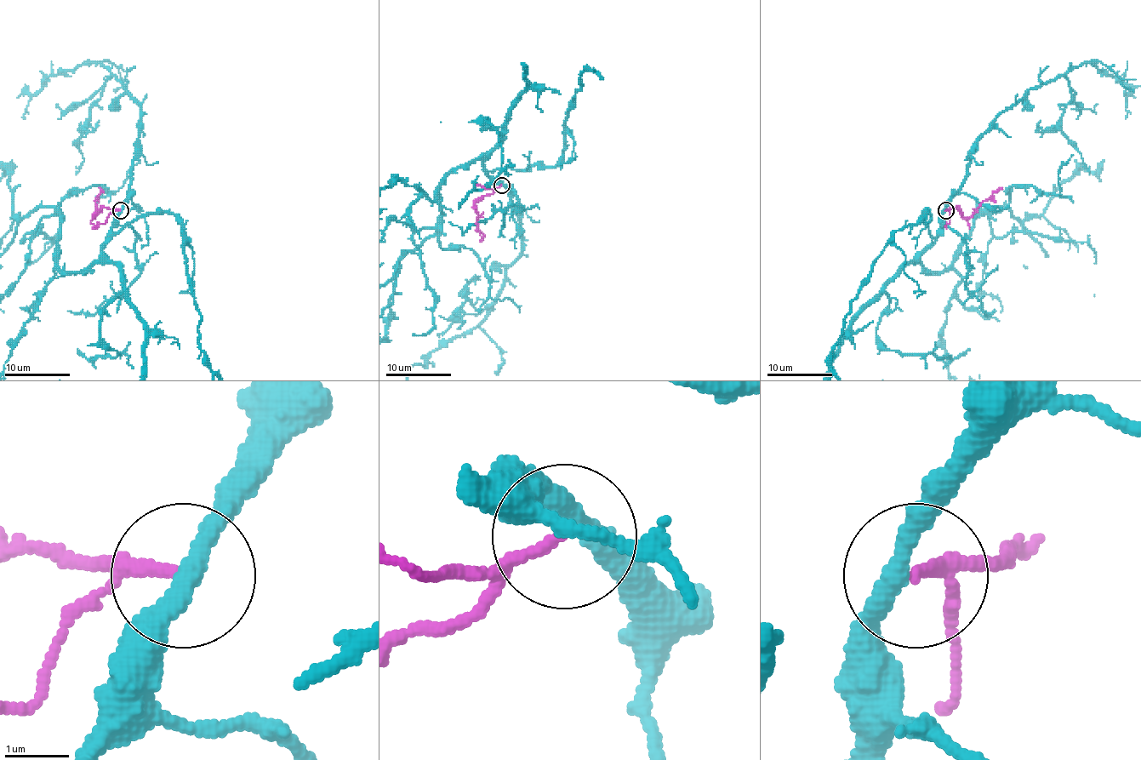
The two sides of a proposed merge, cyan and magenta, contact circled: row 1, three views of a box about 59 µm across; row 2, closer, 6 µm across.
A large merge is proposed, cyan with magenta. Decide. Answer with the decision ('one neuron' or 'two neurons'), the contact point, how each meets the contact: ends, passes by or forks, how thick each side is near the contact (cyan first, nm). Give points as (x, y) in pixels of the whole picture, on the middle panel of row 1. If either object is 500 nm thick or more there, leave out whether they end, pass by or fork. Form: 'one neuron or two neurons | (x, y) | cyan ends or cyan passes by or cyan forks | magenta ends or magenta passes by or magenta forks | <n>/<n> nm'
two neurons | (501, 185) | cyan passes by | magenta ends | 320/170 nm

